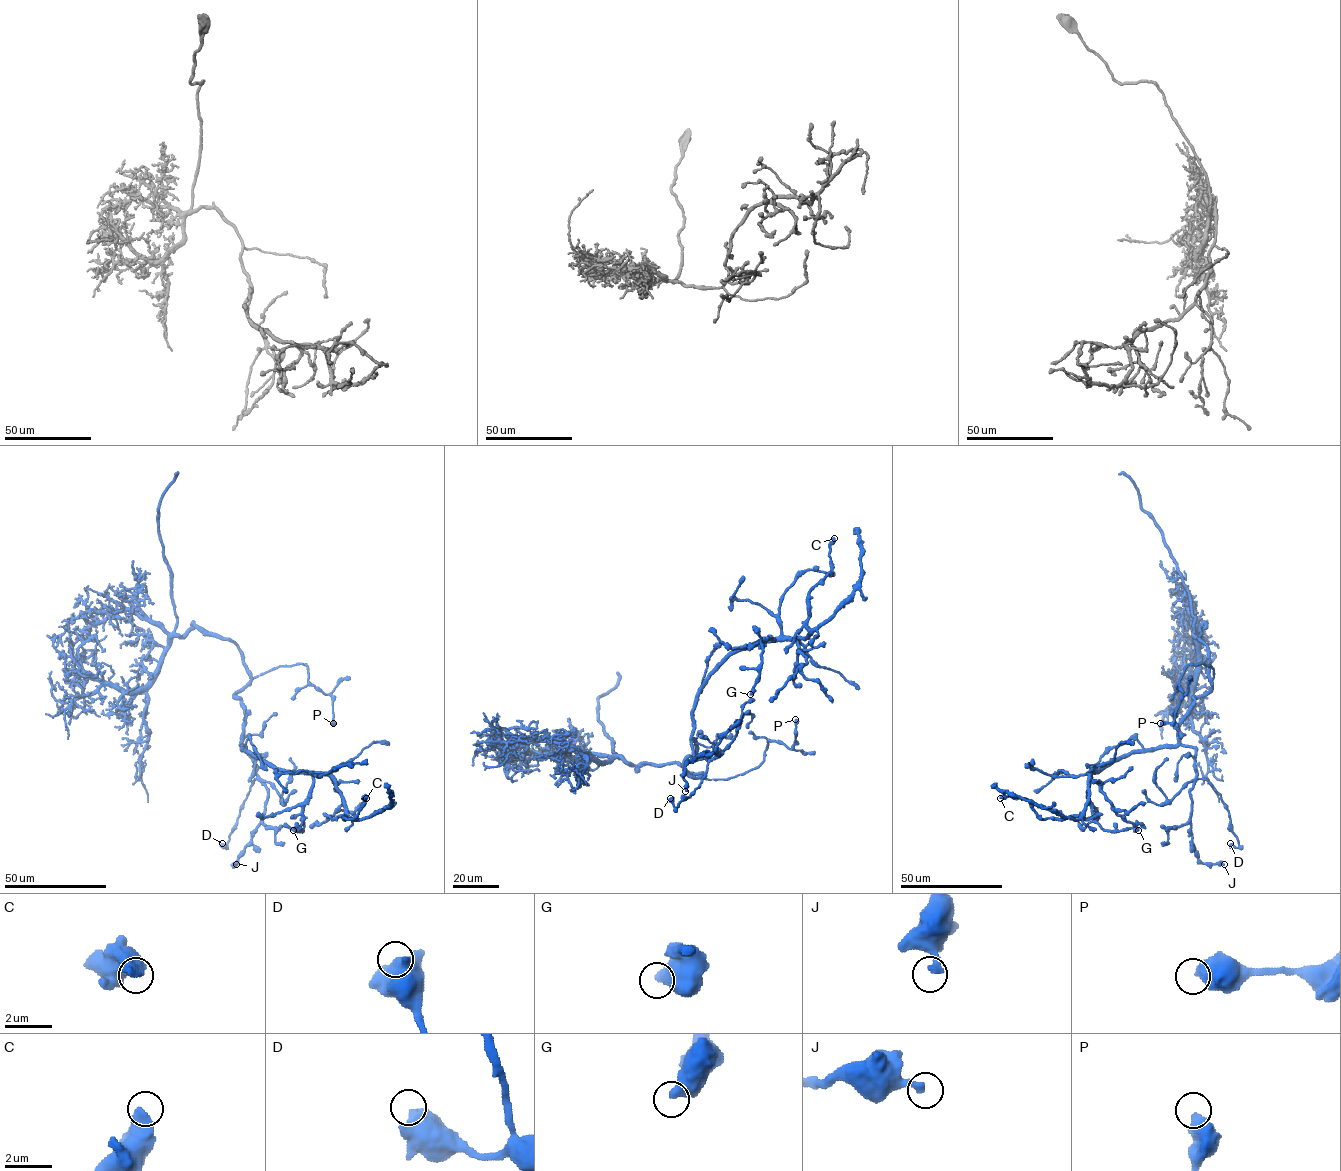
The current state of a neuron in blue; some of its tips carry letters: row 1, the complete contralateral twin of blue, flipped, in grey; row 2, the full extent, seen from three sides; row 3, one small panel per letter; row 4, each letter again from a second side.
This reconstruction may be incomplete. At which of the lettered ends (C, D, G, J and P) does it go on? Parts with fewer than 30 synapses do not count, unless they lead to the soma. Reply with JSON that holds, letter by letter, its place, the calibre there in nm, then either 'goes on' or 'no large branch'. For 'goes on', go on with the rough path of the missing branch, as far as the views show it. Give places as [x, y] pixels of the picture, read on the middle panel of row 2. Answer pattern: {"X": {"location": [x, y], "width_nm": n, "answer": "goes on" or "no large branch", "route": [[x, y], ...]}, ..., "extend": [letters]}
{"C": {"location": [834, 538], "width_nm": 500, "answer": "no large branch"}, "D": {"location": [670, 798], "width_nm": 600, "answer": "no large branch"}, "G": {"location": [750, 694], "width_nm": 550, "answer": "no large branch"}, "J": {"location": [685, 791], "width_nm": 360, "answer": "no large branch"}, "P": {"location": [795, 719], "width_nm": 650, "answer": "no large branch"}, "extend": []}

